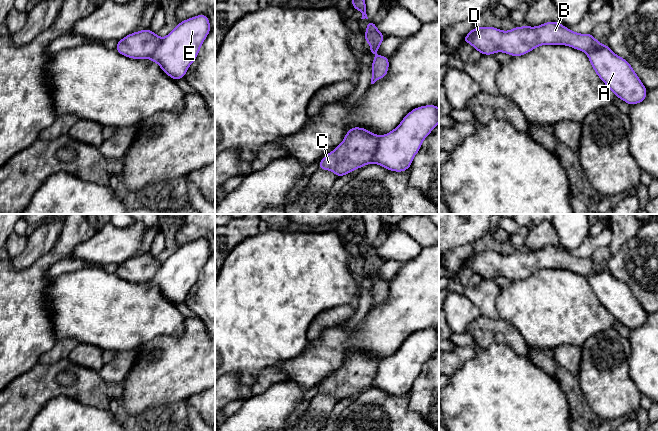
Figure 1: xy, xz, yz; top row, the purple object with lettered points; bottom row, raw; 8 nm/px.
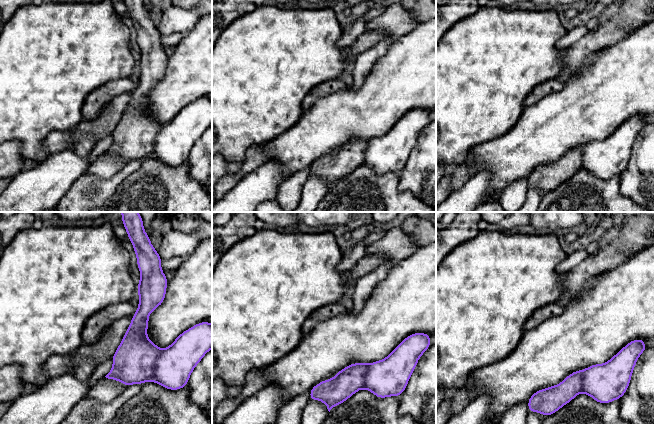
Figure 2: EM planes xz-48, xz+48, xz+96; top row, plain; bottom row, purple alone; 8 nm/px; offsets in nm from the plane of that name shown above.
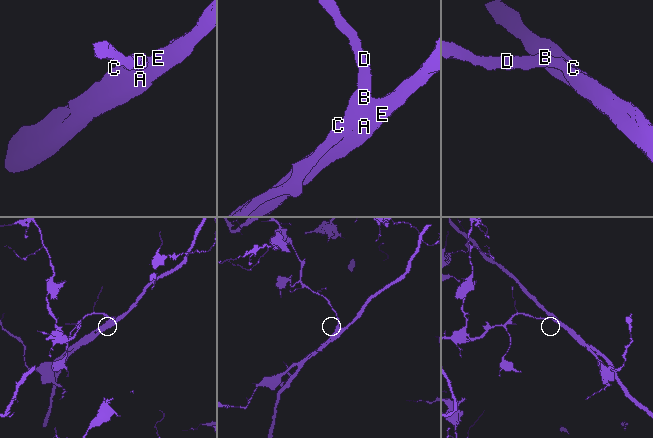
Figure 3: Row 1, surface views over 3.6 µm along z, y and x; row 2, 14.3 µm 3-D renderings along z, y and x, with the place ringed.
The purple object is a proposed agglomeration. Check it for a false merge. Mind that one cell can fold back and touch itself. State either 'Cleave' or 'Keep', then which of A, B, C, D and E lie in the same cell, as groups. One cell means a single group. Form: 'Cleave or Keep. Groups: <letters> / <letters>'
Cleave. Groups: A E / B C D

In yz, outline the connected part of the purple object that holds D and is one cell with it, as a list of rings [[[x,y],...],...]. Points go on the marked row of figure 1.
[[[548,21],[536,27],[516,26],[502,31],[493,26],[474,27],[464,38],[482,55],[504,52],[508,55],[523,56],[541,45],[566,45],[582,52],[599,49],[603,45],[591,33],[576,33],[559,21]]]

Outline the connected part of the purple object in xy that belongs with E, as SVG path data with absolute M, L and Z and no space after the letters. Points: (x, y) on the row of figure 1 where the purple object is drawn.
M205 14L181 21L166 37L164 37L149 58L157 63L162 71L174 80L184 78L190 65L197 58L203 41L211 30L209 18Z

